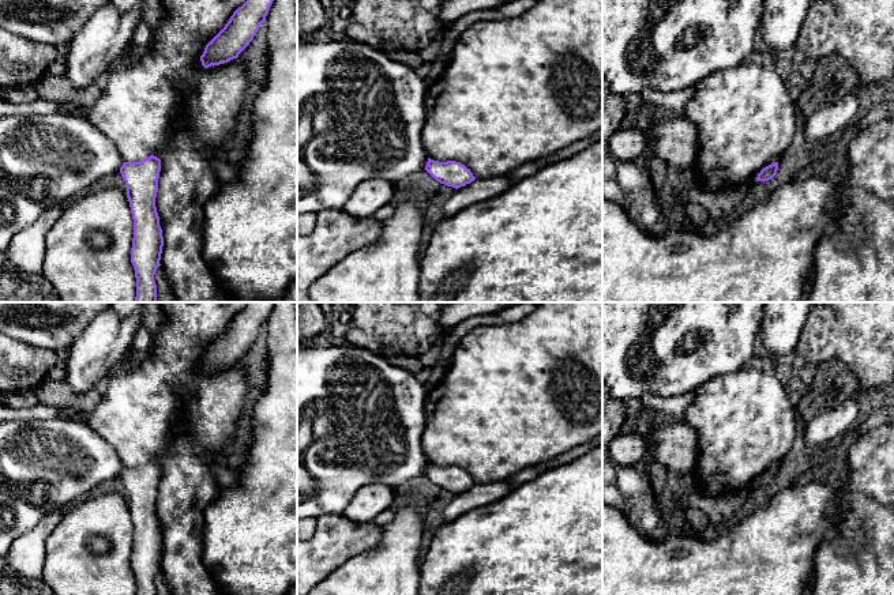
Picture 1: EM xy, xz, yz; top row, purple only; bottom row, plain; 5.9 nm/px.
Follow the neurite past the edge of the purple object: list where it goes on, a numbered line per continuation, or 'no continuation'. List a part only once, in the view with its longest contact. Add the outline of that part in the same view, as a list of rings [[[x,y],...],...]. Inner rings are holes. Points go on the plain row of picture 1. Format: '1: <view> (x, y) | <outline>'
no continuation

